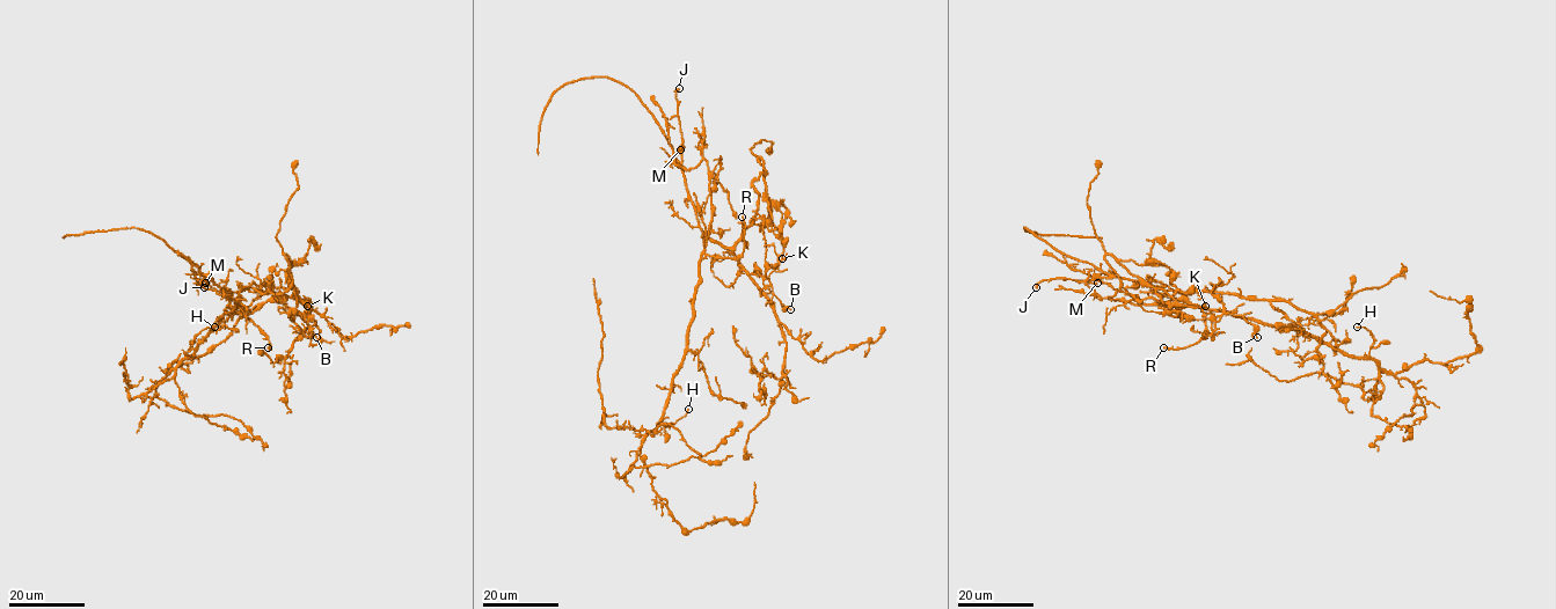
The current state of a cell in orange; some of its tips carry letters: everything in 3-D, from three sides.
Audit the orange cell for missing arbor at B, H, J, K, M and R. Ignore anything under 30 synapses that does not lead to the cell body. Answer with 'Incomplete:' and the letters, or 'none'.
Incomplete: K

